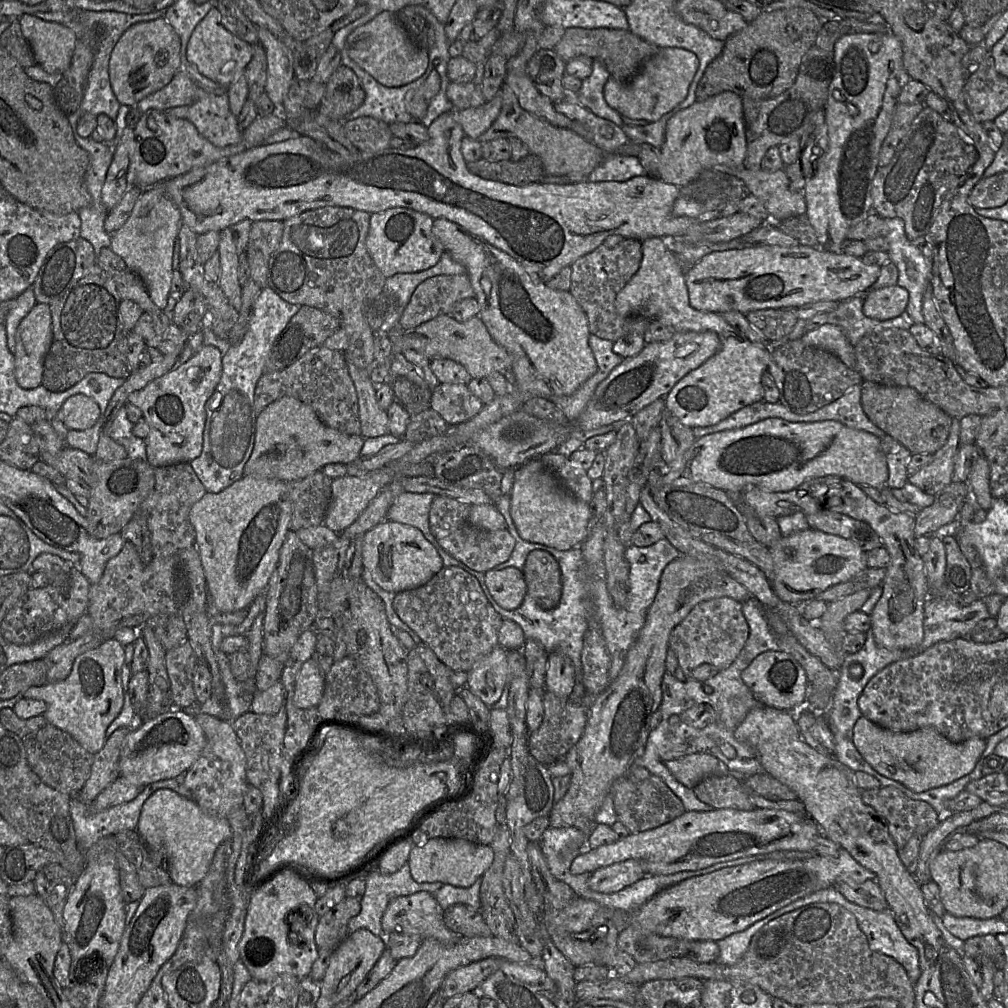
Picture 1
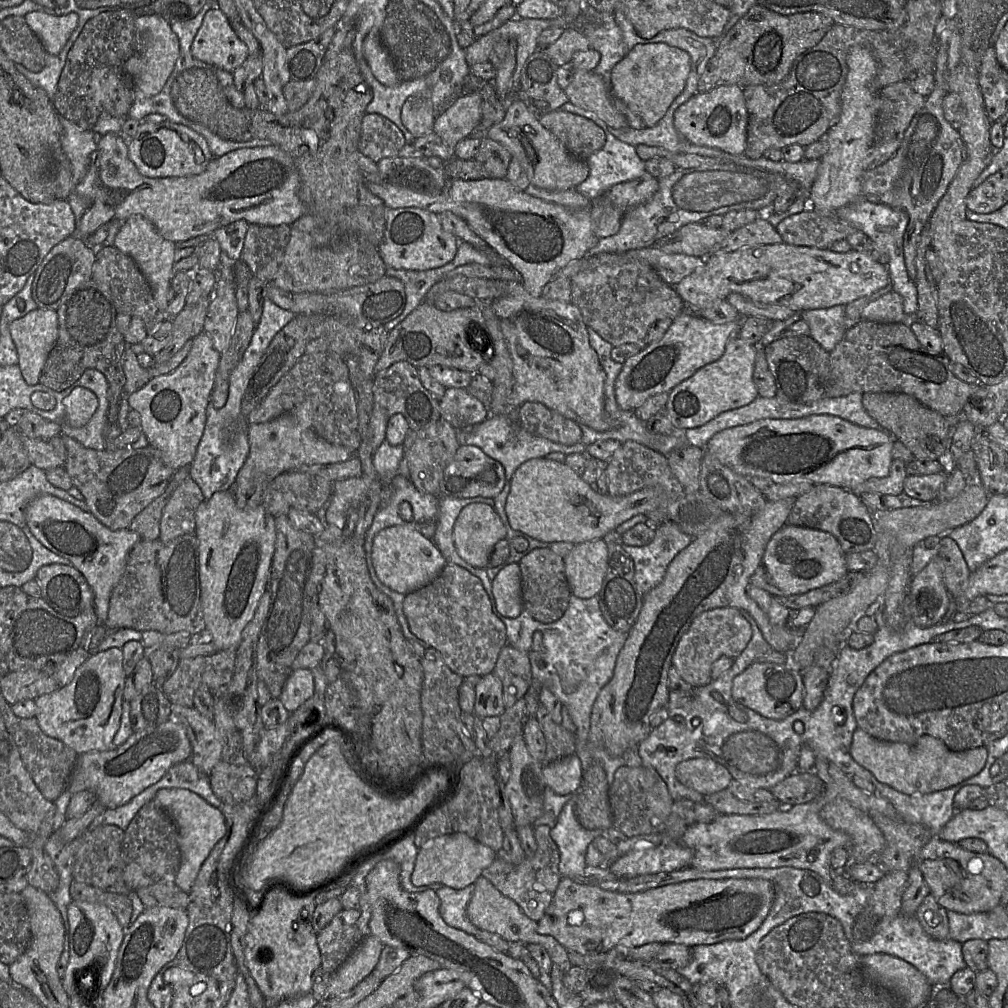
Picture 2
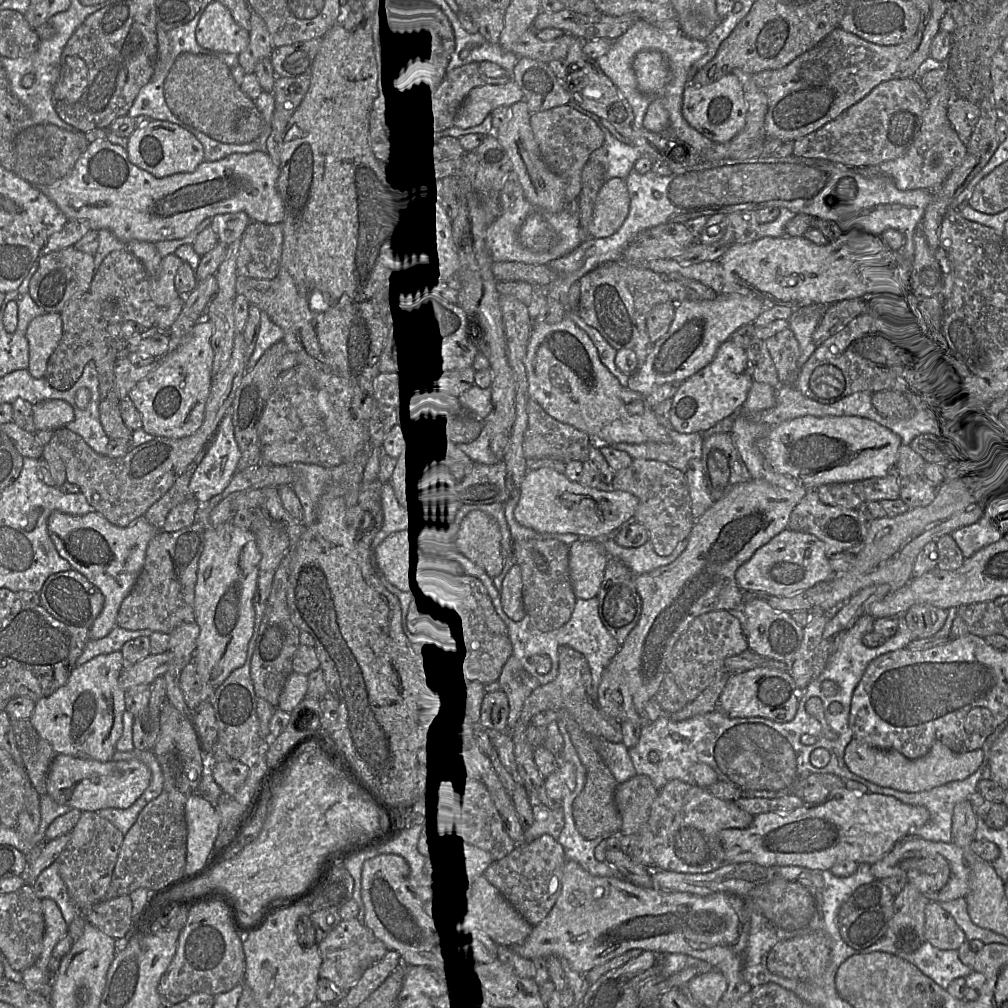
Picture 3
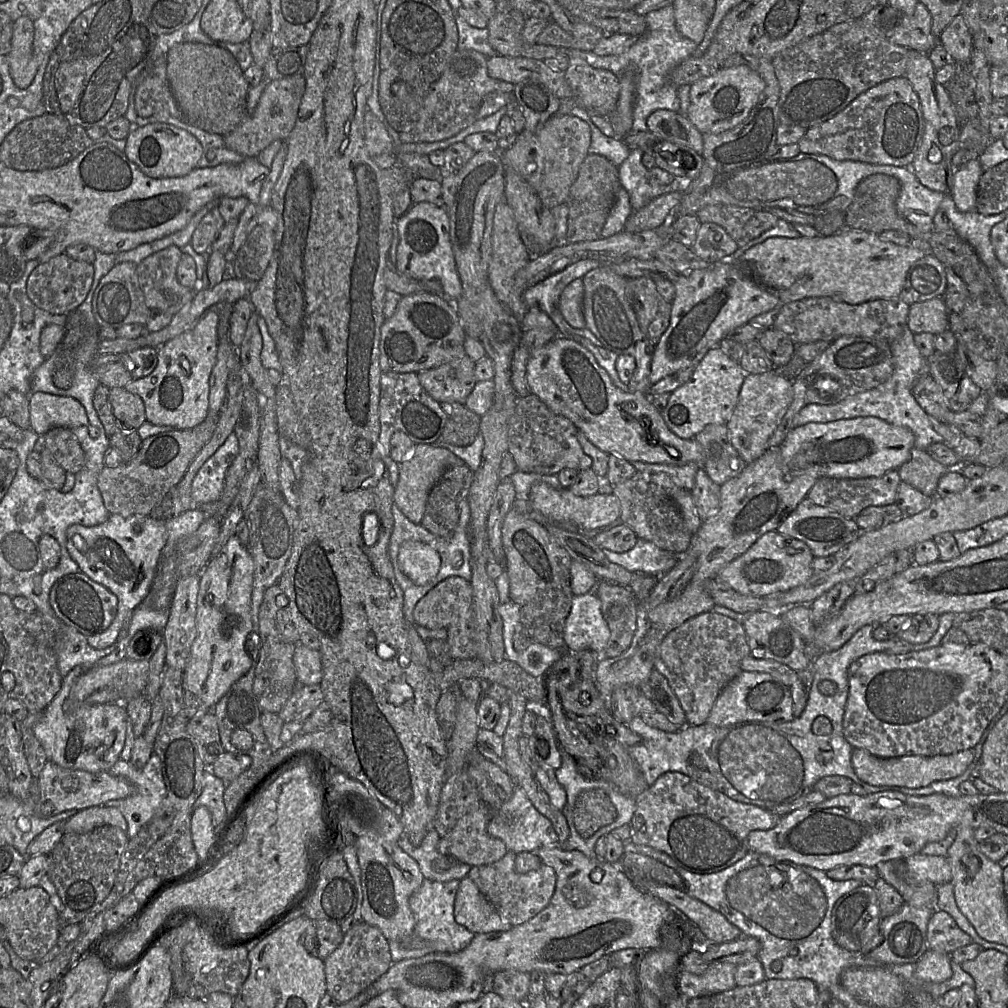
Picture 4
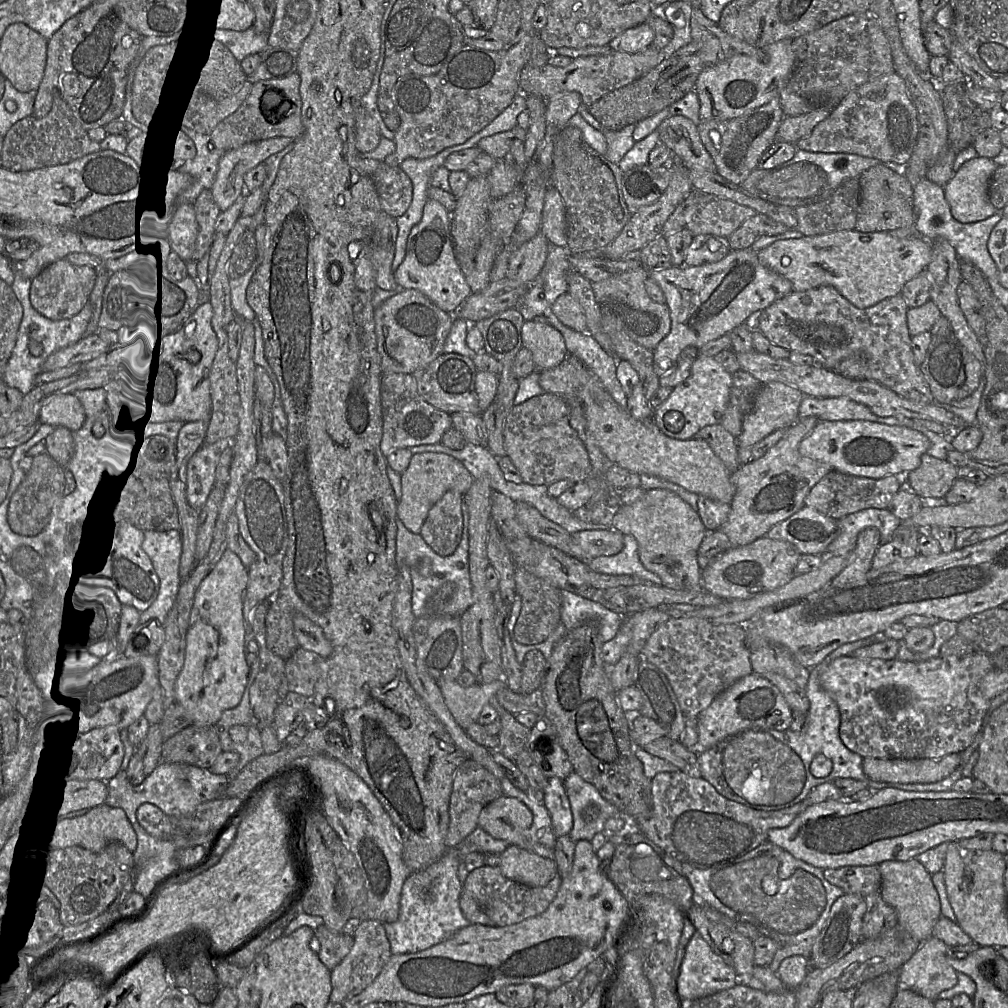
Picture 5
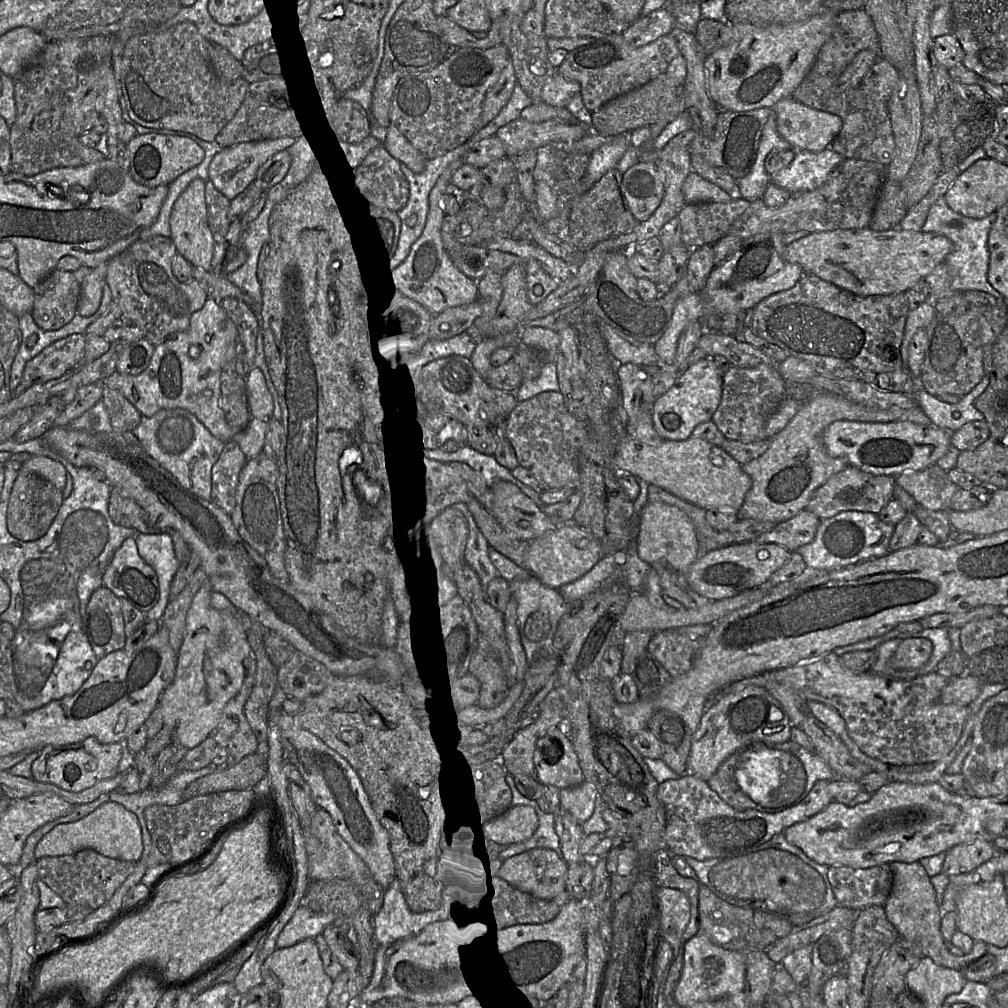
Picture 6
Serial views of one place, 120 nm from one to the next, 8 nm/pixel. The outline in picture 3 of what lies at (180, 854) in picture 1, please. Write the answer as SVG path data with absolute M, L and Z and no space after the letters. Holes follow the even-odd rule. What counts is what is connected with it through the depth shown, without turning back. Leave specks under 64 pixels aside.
M198 794L185 803L187 825L185 873L200 869L213 853L221 817L217 810Z

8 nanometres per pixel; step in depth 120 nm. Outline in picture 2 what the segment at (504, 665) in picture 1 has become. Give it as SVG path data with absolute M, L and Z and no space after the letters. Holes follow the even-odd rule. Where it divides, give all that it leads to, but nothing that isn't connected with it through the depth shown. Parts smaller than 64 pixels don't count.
M494 672L482 676L475 686L474 715L484 719L505 711L503 684Z

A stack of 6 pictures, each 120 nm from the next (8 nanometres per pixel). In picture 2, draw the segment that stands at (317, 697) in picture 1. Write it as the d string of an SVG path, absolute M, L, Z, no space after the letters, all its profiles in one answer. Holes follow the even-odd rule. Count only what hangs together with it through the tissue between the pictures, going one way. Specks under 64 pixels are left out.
M311 669L291 671L279 698L284 707L291 713L297 710L314 694L314 675Z

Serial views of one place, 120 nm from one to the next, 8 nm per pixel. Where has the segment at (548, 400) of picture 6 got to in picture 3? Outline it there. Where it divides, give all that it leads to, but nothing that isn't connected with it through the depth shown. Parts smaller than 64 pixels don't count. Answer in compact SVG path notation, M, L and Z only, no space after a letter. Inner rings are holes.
M531 398L527 401L526 411L528 421L523 439L523 454L526 460L551 458L564 463L569 461L581 461L583 463L589 459L592 438L587 433L554 419Z

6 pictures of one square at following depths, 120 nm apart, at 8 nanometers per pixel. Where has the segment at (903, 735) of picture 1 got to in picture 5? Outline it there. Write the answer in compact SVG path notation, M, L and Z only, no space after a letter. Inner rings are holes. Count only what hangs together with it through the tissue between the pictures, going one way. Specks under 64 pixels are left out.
M960 753L941 758L881 759L865 757L862 767L869 779L878 782L934 783L949 776L960 764Z

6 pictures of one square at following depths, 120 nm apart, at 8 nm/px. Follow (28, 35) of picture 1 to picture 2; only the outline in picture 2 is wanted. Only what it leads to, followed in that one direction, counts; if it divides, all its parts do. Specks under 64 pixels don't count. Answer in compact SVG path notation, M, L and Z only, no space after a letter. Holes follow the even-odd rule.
M53 10L33 11L24 18L50 55L58 55L62 51L79 20L76 13L58 16Z

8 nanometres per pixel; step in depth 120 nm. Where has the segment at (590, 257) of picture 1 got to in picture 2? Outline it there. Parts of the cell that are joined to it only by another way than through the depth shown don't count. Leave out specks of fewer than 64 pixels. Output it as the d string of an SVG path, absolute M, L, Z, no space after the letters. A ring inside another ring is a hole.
M637 261L604 264L571 277L571 302L578 307L586 326L614 347L635 344L643 349L650 326L661 319L673 320L686 304L673 286L666 283L650 266Z

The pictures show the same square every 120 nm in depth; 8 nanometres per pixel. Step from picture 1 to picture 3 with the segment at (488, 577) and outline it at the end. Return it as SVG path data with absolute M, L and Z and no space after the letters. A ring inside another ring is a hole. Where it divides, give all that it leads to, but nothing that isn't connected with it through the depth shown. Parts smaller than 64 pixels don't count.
M517 564L510 567L499 591L504 612L512 620L520 621L526 612L522 599L521 569Z

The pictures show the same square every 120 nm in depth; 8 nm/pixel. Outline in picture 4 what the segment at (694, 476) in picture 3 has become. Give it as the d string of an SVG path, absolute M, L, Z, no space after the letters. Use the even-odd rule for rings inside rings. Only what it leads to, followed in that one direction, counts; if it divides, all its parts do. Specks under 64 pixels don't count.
M702 468L698 469L694 486L690 492L696 512L702 521L709 518L719 509L720 487L721 485L713 482Z

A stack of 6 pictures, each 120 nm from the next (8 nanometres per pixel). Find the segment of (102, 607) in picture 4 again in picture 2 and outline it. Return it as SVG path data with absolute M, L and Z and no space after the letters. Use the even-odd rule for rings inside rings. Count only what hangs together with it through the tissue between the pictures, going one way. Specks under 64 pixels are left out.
M71 564L42 566L36 579L41 597L56 611L66 616L77 616L94 607L94 594L85 577Z

